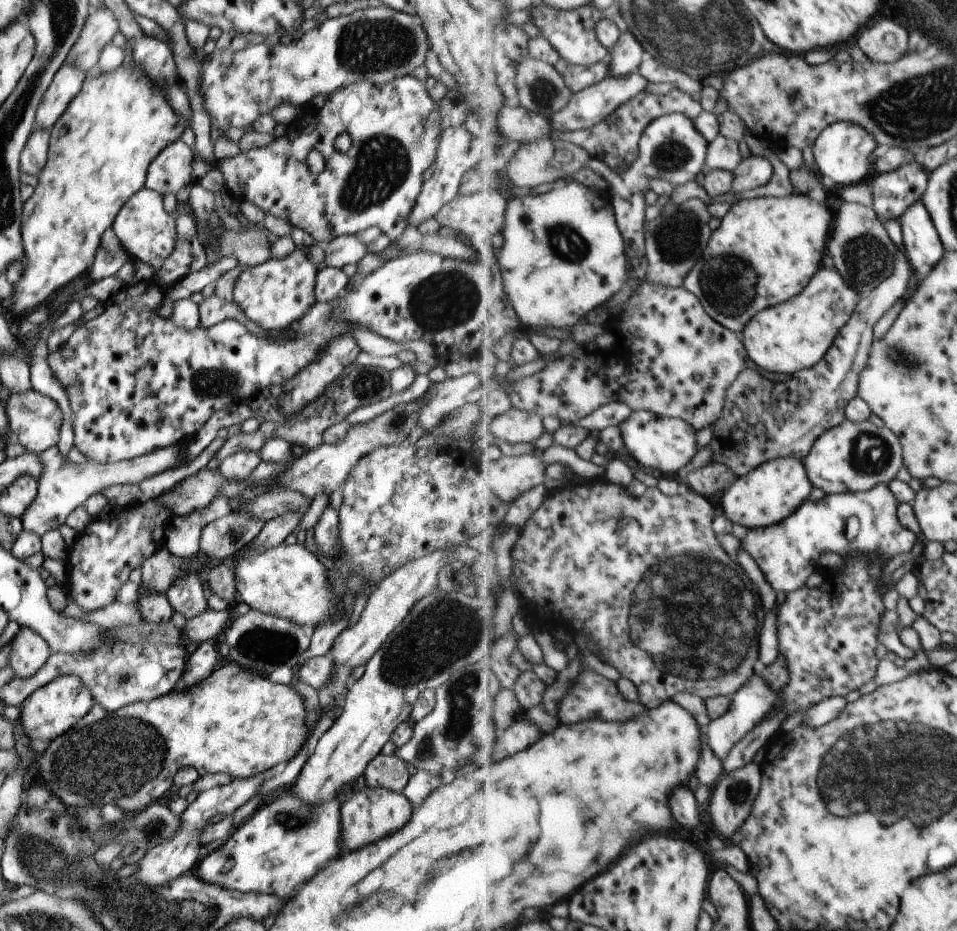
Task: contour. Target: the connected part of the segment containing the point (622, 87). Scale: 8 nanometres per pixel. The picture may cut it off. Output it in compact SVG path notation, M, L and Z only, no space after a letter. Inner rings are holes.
M639 72L629 74L629 78L627 76L625 78L613 78L610 75L600 84L577 92L571 102L561 112L549 116L549 120L551 120L549 124L553 126L553 132L574 132L593 128L593 126L596 126L599 122L602 122L605 118L613 114L619 106L627 104L627 102L631 101L631 98L635 98L635 96L646 91L649 84L647 78L643 78Z

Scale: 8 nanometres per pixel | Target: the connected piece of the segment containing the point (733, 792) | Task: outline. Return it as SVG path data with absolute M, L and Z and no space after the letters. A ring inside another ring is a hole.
M750 763L745 768L739 768L739 770L727 773L725 778L717 784L711 794L709 803L711 820L715 832L721 836L720 838L735 842L735 834L749 820L762 785L762 768L759 763Z

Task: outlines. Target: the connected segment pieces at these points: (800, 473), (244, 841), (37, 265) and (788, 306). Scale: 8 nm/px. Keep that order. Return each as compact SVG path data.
M780 457L761 464L749 475L735 479L722 497L722 508L726 519L741 524L747 529L766 528L780 524L793 515L813 492L813 482L803 461L792 457Z
M290 788L281 798L270 804L259 805L245 821L241 822L235 832L230 834L222 846L210 854L203 853L203 859L197 864L194 873L197 878L229 888L242 894L261 893L287 898L295 888L303 885L310 877L322 870L329 860L339 856L339 836L341 836L340 805L336 800L325 800L321 804L307 806Z
M132 62L127 66L121 64L112 72L103 72L93 78L85 76L79 93L51 126L45 165L37 174L31 196L21 206L19 236L23 250L23 270L13 285L10 312L20 317L43 308L45 300L53 292L88 270L100 246L103 231L112 226L123 202L144 189L145 172L151 160L167 144L178 140L187 126L169 108L161 88L135 68Z
M821 268L804 292L759 312L749 322L741 333L748 357L766 371L790 375L820 364L839 332L852 319L861 299L861 294L837 270Z

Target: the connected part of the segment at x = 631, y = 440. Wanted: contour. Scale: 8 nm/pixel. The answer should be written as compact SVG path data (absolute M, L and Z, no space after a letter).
M632 410L623 422L618 424L623 443L629 454L639 464L659 471L662 476L677 474L699 454L697 430L679 418L658 416L647 410Z

